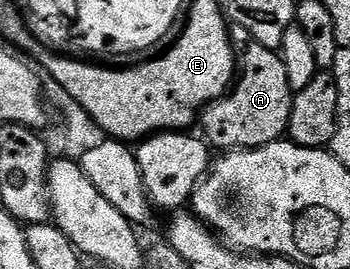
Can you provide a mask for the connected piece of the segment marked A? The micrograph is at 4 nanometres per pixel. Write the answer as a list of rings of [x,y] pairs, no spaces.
[[[247,40],[245,44],[246,46],[240,49],[240,68],[237,70],[232,88],[217,101],[210,102],[200,114],[201,136],[215,150],[218,148],[218,151],[255,149],[273,141],[280,141],[290,127],[292,88],[290,89],[290,73],[286,70],[285,63],[278,58],[279,54],[275,50],[264,47],[259,41]]]

